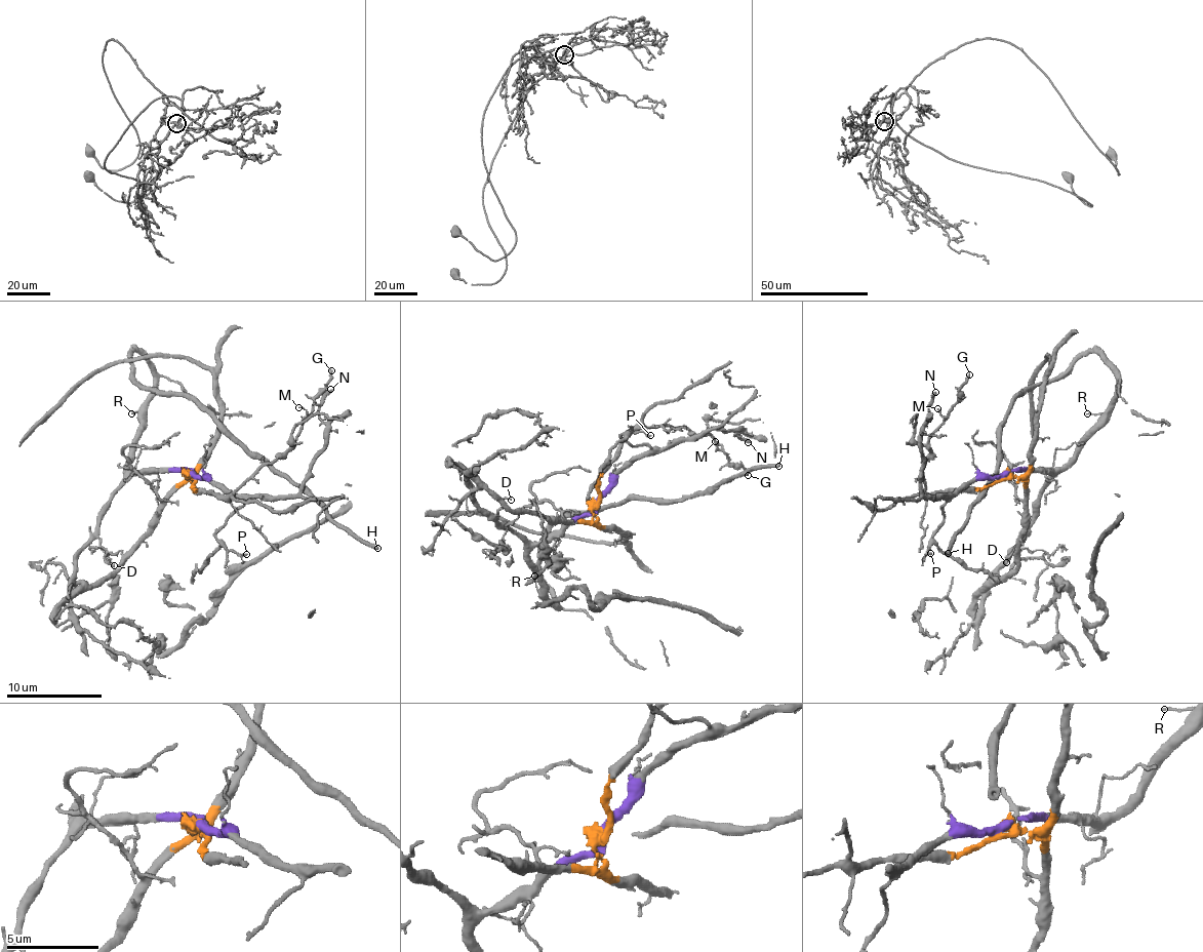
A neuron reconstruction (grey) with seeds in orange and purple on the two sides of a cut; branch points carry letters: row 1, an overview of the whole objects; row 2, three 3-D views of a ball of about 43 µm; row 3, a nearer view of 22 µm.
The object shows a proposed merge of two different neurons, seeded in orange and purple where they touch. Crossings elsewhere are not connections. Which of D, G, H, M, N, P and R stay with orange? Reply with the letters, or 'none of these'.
G, M

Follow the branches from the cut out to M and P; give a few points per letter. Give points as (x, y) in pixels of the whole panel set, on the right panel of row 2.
M: (1005, 475), (973, 487), (940, 492), (924, 491), (923, 460), (929, 452), (929, 443), (941, 418), (937, 407)
P: (1005, 475), (979, 476), (946, 504), (945, 521), (927, 548), (930, 553)

